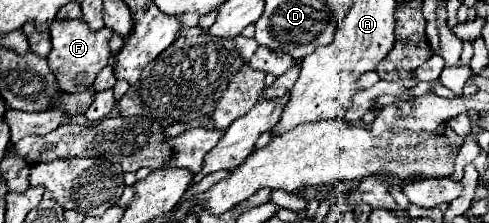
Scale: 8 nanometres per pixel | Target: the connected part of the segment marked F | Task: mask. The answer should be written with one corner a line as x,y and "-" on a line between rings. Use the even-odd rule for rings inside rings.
54,20
50,24
52,50
48,54
48,66
54,70
58,84
64,92
82,92
90,86
96,74
110,62
108,42
112,38
112,30
106,26
100,30
92,30
84,20

